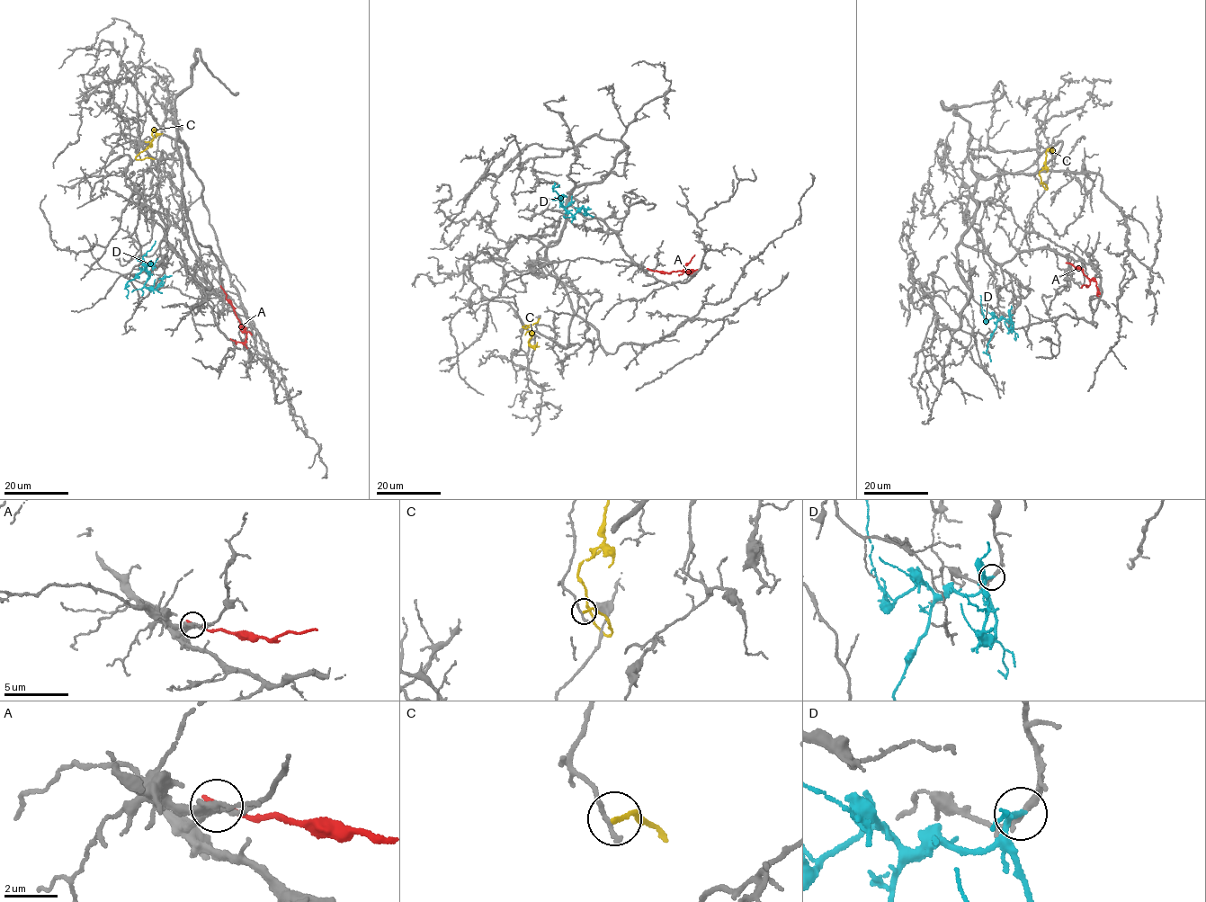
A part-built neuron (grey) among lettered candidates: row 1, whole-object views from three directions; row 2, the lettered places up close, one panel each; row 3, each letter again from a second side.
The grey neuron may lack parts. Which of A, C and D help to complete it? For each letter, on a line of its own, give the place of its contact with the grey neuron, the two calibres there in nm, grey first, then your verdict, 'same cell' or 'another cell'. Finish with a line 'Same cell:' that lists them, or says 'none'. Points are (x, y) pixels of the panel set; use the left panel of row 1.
A: contact (221, 287); calibres 190 and 220 nm; another cell
C: contact (154, 159); calibres 240 and 170 nm; another cell
D: contact (148, 273); calibres 200 and 150 nm; another cell
Same cell: none

